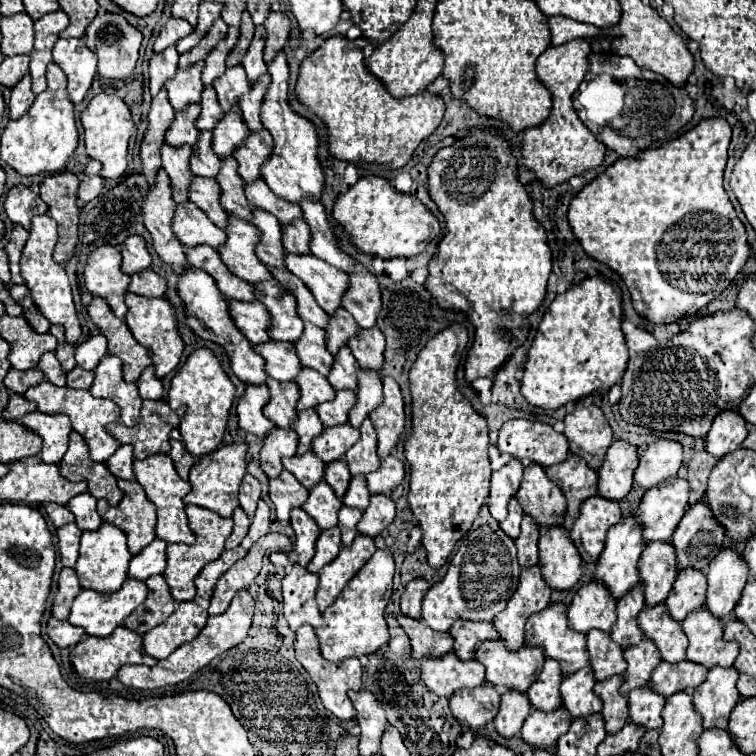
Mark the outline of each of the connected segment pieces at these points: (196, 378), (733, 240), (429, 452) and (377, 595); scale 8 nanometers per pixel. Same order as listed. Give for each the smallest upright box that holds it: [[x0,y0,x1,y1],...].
[[167,348,235,458],[567,118,751,324],[405,324,491,568],[315,550,395,664]]

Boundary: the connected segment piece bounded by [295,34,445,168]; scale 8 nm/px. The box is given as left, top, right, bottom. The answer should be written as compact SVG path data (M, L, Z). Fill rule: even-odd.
M335 34L327 38L313 54L309 54L301 62L301 72L295 92L305 106L309 106L319 118L325 120L329 128L329 152L335 158L347 160L355 166L365 166L367 162L389 164L389 168L405 166L413 156L415 148L419 146L419 142L425 140L439 126L445 114L445 102L439 94L429 94L427 90L405 98L395 98L387 94L385 84L367 70L363 50L357 48L357 44L343 34Z

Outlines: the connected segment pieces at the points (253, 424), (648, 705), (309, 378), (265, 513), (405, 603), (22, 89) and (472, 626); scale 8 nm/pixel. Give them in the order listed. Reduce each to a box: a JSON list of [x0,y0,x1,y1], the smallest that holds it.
[[237,386,271,436],[627,684,667,728],[295,368,335,410],[241,500,271,550],[401,578,431,618],[9,76,35,120],[449,620,499,660]]

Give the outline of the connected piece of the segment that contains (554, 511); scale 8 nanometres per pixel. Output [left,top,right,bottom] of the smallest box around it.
[515,464,565,528]

